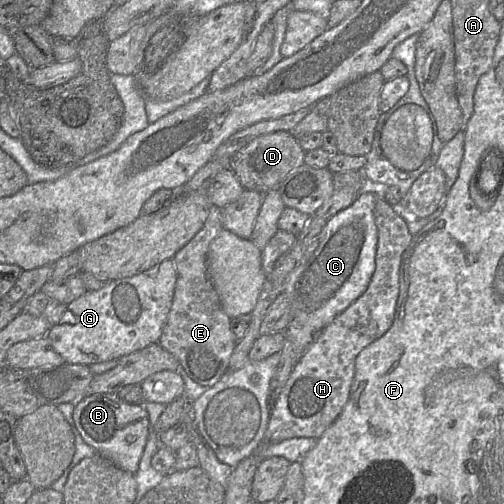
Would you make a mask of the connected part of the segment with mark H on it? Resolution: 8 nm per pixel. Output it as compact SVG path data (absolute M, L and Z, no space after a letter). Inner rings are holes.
M383 189L379 190L381 195L378 197L374 209L375 223L378 229L376 267L368 288L356 301L317 334L313 343L295 363L285 385L276 398L272 400L272 410L264 444L278 443L294 437L318 439L336 420L349 398L357 356L366 346L384 335L393 324L399 297L400 266L414 236L409 231L404 213L388 203L382 195Z

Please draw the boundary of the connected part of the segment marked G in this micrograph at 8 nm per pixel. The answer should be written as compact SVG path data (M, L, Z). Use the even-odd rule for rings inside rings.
M169 259L134 276L111 280L99 290L88 290L67 306L60 323L52 326L46 337L65 363L81 365L119 360L151 344L157 344L172 306L176 279L175 265L173 260Z

